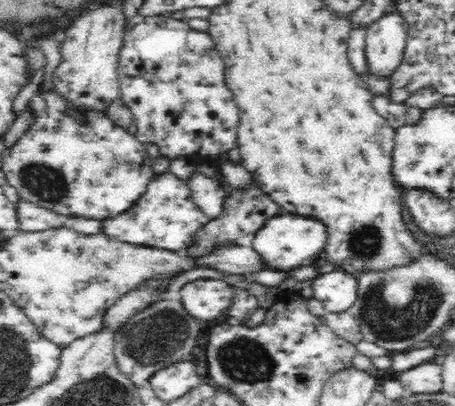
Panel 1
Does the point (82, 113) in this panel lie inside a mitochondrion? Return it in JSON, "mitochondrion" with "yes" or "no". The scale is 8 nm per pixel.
{"mitochondrion":"no"}

